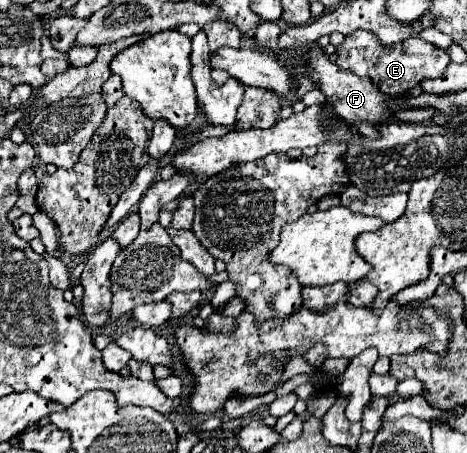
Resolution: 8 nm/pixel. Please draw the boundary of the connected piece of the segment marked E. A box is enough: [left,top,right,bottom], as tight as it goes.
[336,30,450,96]

